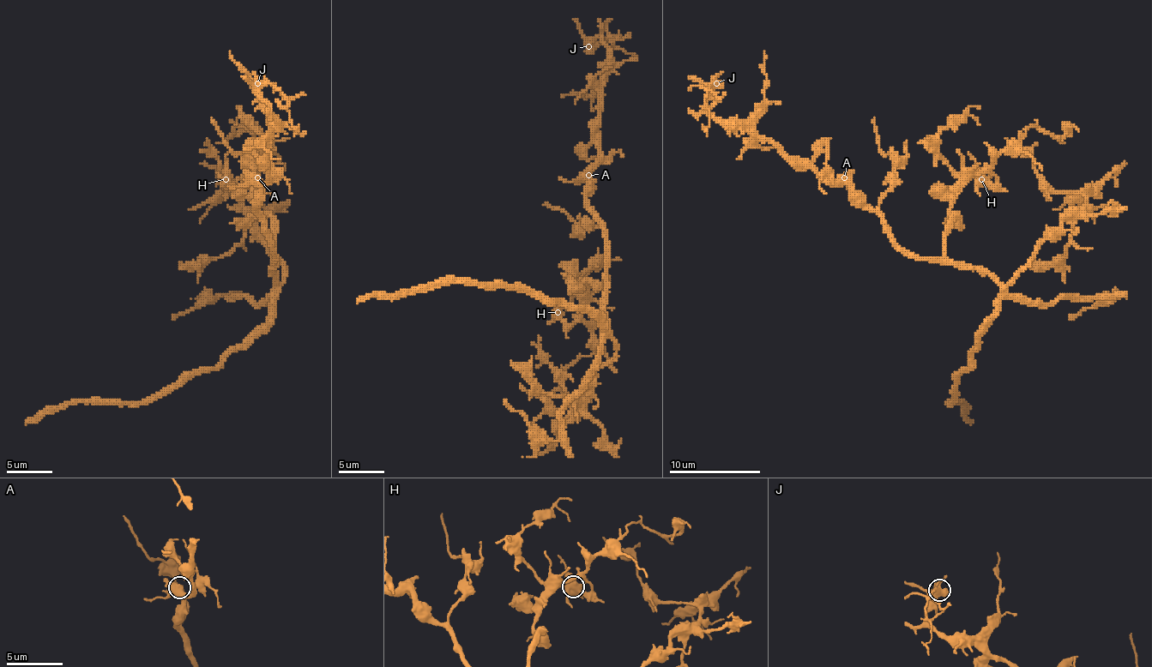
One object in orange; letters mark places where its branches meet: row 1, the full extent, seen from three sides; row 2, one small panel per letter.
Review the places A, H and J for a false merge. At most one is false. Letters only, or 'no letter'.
no letter

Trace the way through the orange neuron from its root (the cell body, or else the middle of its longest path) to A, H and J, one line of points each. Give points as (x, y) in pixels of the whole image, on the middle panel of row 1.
A: (605, 264), (605, 227), (587, 200), (587, 189), (591, 184), (588, 175)
H: (605, 264), (605, 280), (587, 283), (587, 298), (580, 319), (573, 326), (568, 326), (557, 312)
J: (605, 264), (605, 227), (587, 189), (598, 161), (607, 45), (595, 38), (588, 46)

